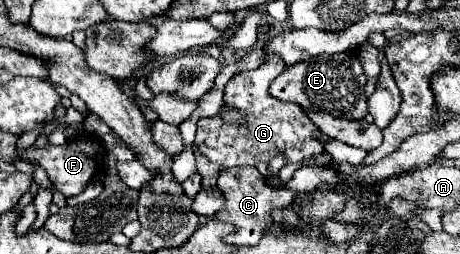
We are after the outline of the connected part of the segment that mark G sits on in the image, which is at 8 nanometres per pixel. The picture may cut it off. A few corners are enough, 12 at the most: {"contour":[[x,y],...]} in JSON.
{"contour":[[280,55],[238,73],[224,103],[244,113],[198,121],[196,145],[230,169],[278,153],[300,163],[324,151],[304,109],[268,93]]}

